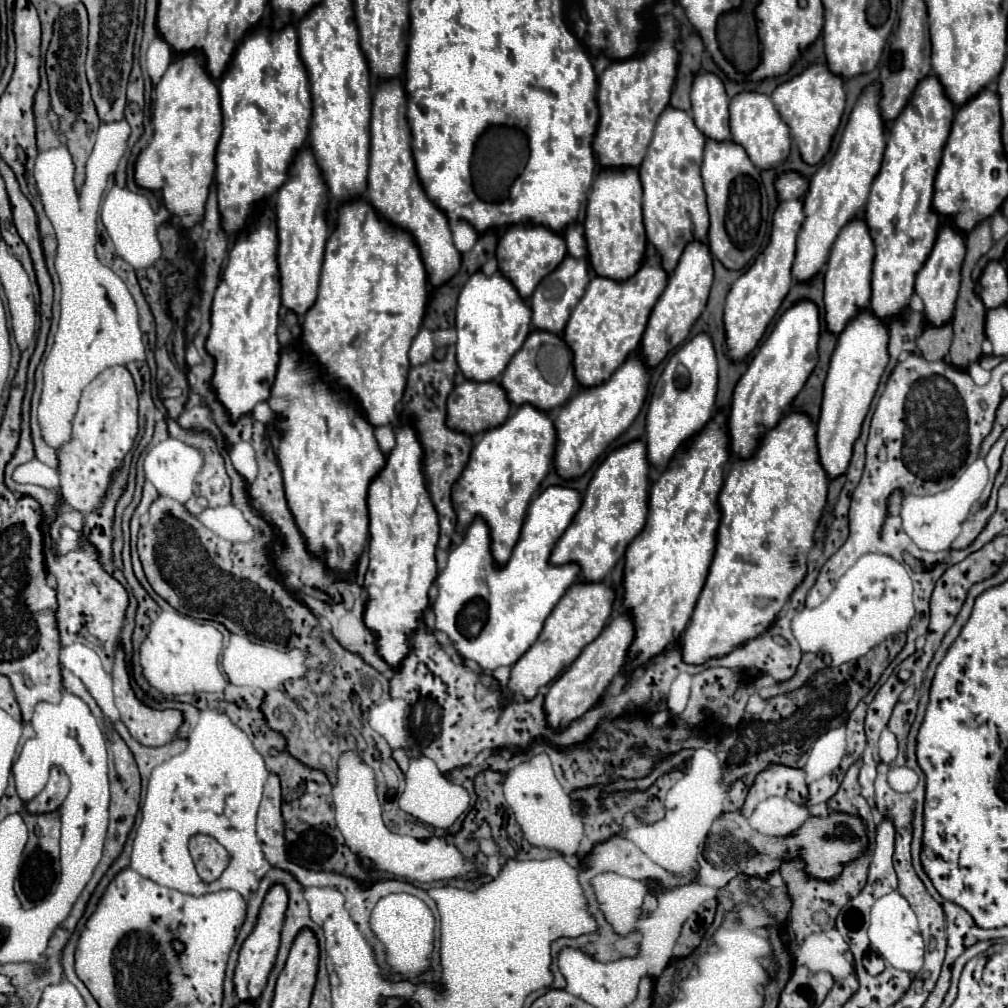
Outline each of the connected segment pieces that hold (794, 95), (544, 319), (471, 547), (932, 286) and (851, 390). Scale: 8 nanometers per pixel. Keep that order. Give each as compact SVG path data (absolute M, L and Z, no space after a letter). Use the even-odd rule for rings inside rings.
M810 65L802 75L782 83L772 93L772 103L780 113L782 121L790 127L792 139L796 141L798 151L808 165L820 163L830 151L832 137L842 121L844 99L846 95L844 95L842 79L830 73L826 65Z
M566 257L556 271L552 271L532 293L530 297L530 309L532 309L532 325L538 331L550 331L550 333L562 333L566 327L566 321L570 317L570 311L576 307L580 297L584 295L586 287L590 283L588 277L588 261L586 259L572 259Z
M548 487L542 491L528 507L528 517L522 527L520 541L514 547L514 553L510 555L508 563L504 567L496 567L492 561L490 553L490 535L488 527L482 519L476 519L462 543L450 551L448 555L448 565L446 569L438 575L438 597L432 605L434 615L436 615L436 631L446 633L452 647L460 655L460 659L470 659L476 661L482 671L494 671L498 667L510 667L514 665L526 651L528 647L538 639L546 617L552 613L560 597L566 593L566 589L576 581L580 569L574 563L568 565L550 565L548 557L558 541L558 537L564 533L568 523L572 521L574 513L580 509L580 495L574 489L566 487Z
M948 221L942 223L934 249L932 249L930 257L926 259L924 267L920 269L920 273L916 275L916 285L914 285L914 293L924 301L924 319L934 327L942 327L942 325L950 323L950 319L954 315L956 297L958 297L958 289L960 289L960 267L964 261L964 253L966 253L966 247L964 247L962 233L958 233Z
M864 309L838 335L838 343L830 359L828 377L824 383L822 411L816 427L816 445L818 445L820 465L824 467L828 479L836 479L846 473L846 467L850 465L852 459L854 441L862 431L864 417L876 395L886 363L888 363L886 323L878 319L870 309Z

